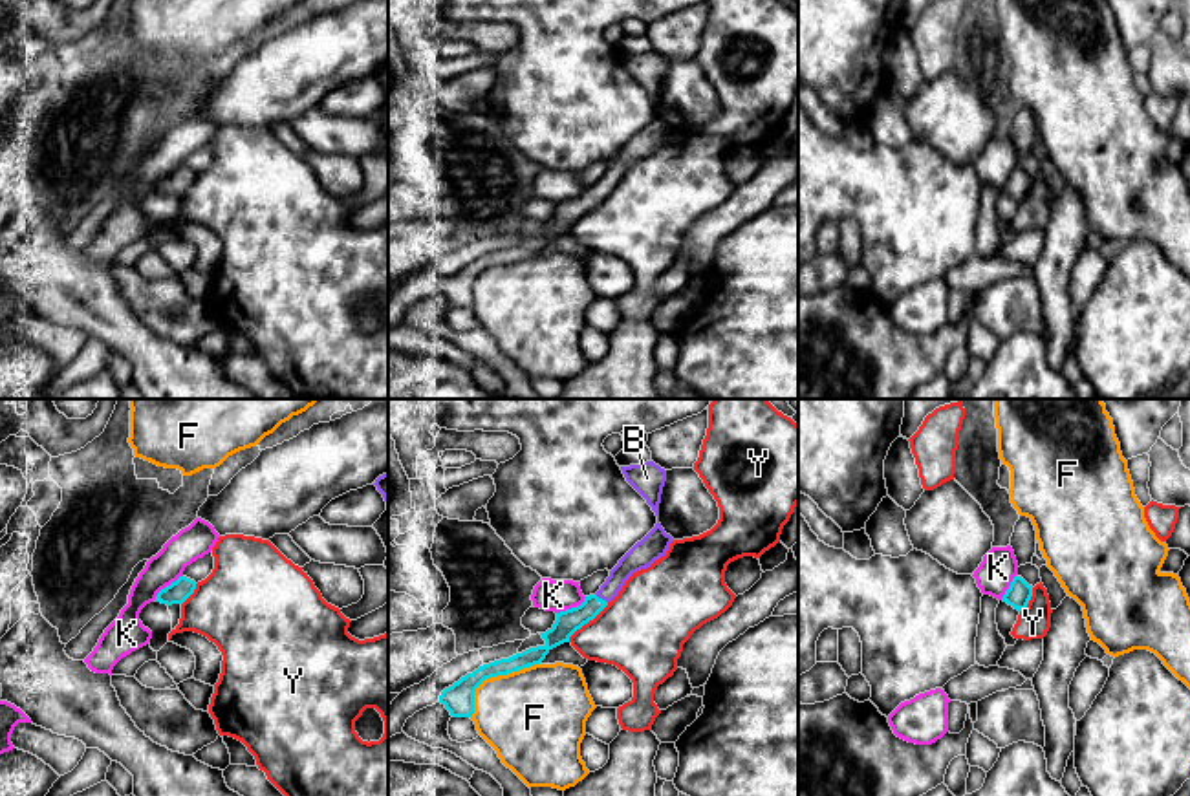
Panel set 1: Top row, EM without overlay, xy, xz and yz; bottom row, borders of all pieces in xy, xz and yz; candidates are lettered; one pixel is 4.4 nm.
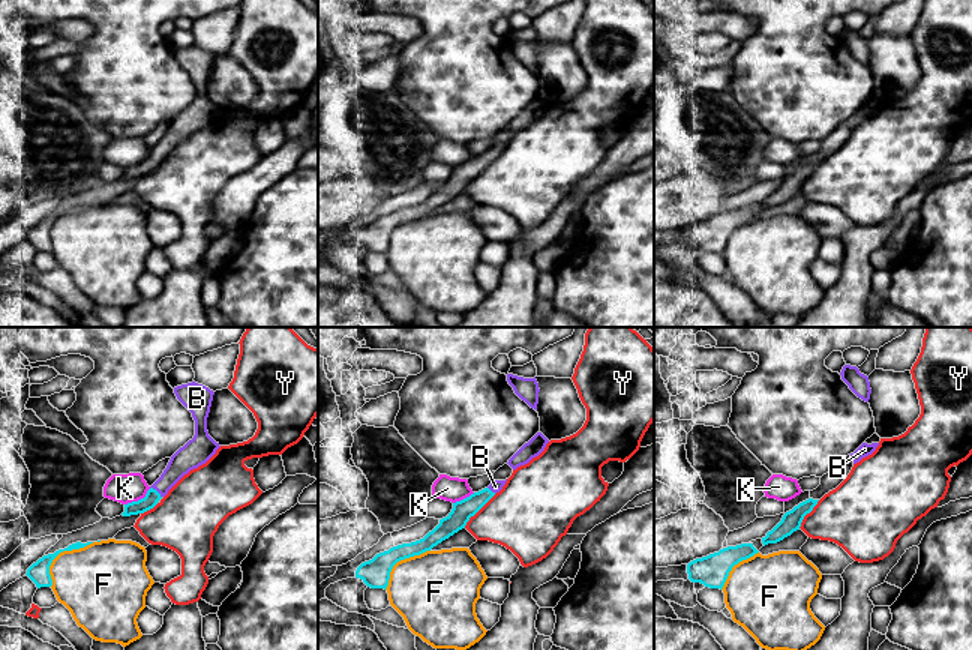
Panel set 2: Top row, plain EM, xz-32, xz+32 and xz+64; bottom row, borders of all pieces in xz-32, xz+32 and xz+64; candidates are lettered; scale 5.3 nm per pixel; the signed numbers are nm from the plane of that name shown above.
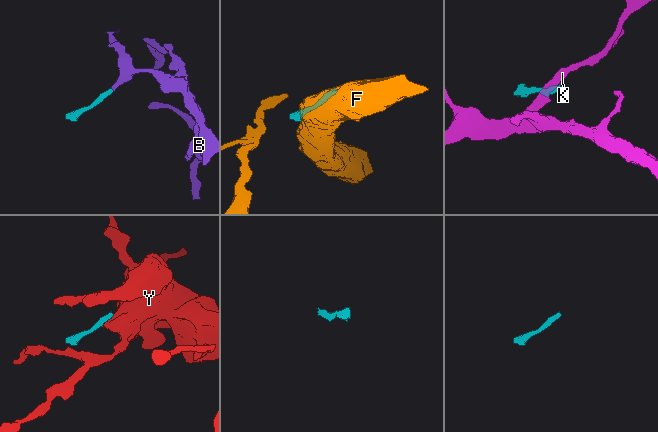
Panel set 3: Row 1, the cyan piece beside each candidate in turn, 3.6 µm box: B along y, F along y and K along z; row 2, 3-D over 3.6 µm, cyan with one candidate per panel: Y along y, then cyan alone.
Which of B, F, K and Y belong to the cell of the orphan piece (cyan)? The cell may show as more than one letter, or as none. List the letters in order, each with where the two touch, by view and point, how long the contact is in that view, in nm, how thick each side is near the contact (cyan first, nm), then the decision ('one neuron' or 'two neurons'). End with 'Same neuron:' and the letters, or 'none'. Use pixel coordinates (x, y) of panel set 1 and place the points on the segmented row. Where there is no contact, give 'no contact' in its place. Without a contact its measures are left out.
B: xz (601, 599) | 70 nm | 100/110 nm | one neuron
F: xz (493, 676) | 380 nm | 140/440 nm | two neurons
K: xy (167, 586) | 170 nm | 100/150 nm | two neurons
Y: xz (586, 623) | 260 nm | 100/380 nm | two neurons
Same neuron: B

